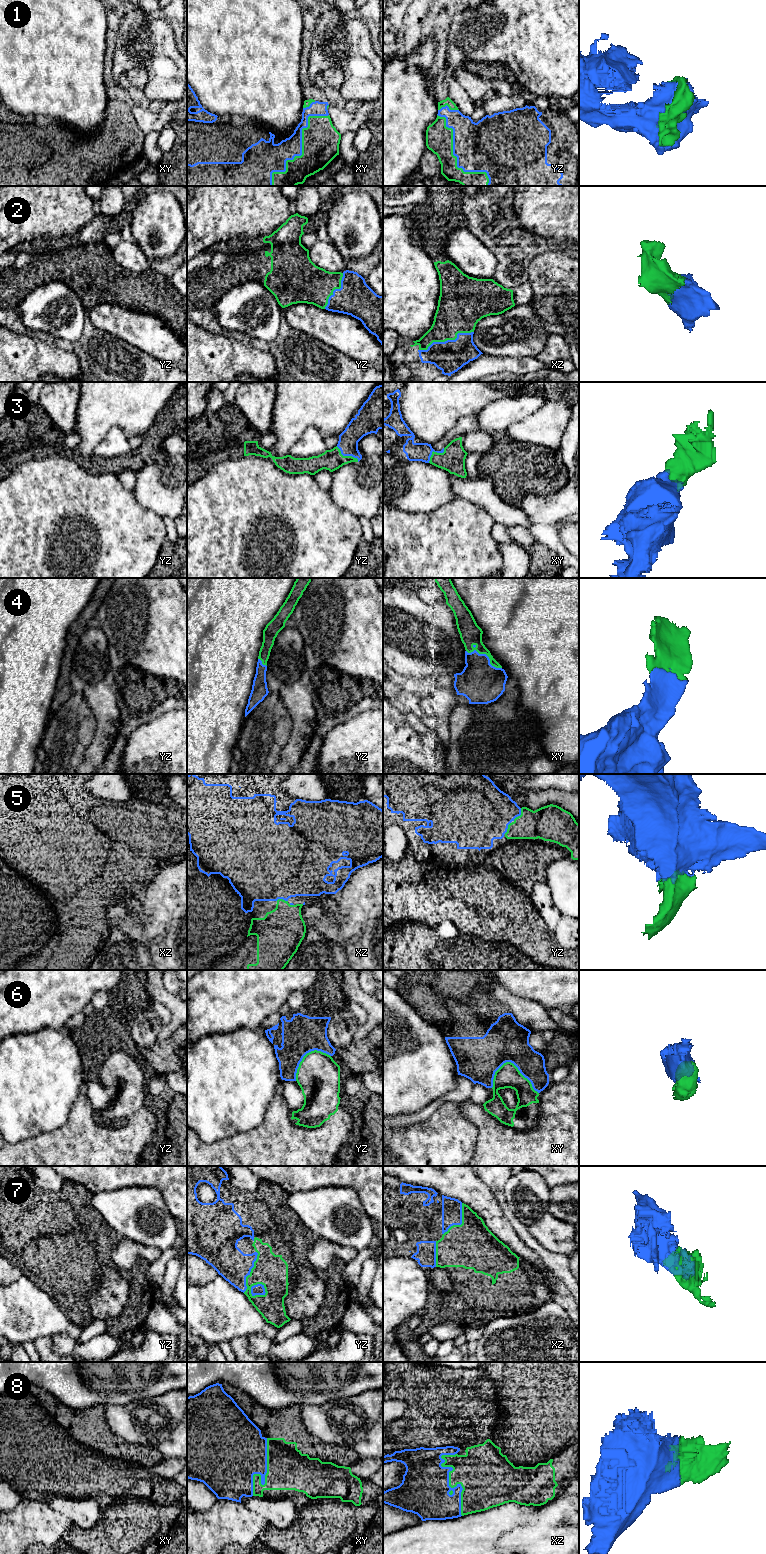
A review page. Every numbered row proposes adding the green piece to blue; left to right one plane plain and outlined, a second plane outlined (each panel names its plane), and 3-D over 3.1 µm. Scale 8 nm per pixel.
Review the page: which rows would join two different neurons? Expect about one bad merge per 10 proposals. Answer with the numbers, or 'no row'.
no row

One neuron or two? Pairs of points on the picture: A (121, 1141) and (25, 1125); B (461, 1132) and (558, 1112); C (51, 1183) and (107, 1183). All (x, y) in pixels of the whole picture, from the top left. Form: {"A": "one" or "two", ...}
{"A": "two", "B": "two", "C": "two"}

